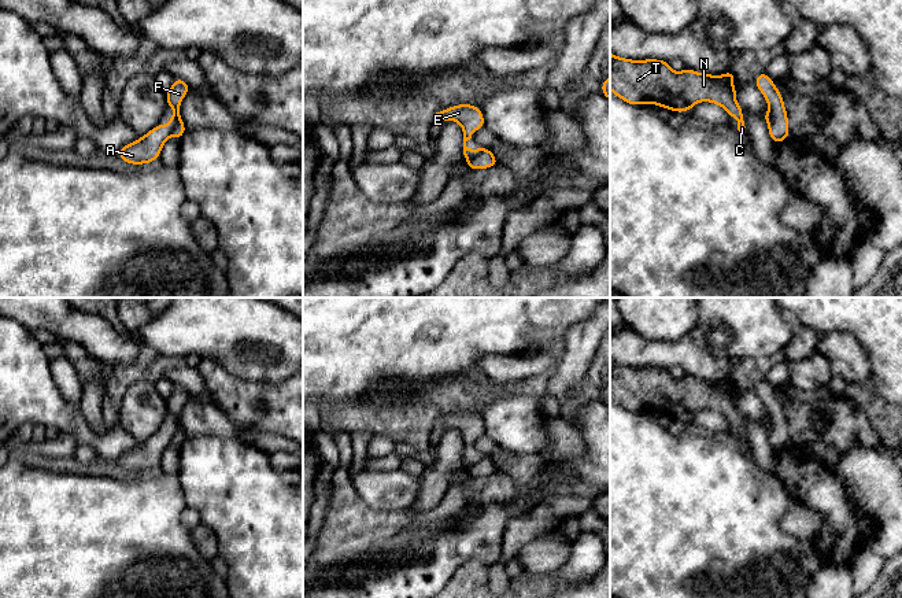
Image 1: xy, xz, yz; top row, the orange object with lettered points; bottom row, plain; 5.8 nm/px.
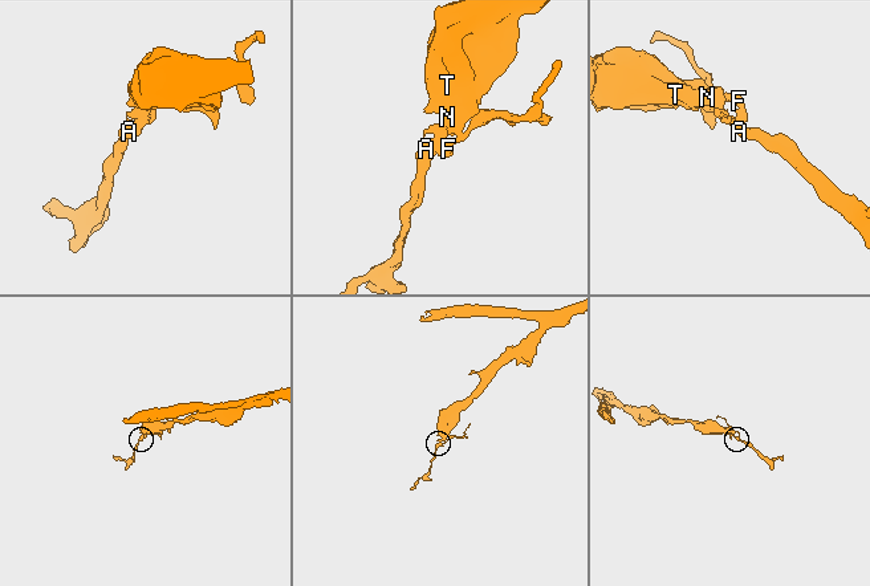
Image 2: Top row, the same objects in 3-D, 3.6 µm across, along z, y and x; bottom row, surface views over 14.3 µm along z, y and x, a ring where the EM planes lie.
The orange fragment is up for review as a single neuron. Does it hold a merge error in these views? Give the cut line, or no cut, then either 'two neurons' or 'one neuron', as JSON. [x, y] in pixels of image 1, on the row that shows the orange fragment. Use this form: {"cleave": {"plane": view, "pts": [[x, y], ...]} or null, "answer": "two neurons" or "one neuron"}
{"cleave": {"plane": "xy", "pts": [[176, 120], [170, 135]]}, "answer": "two neurons"}

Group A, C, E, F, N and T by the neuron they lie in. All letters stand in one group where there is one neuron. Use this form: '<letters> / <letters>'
A C E N T / F

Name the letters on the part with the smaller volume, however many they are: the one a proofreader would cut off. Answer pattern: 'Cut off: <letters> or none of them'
Cut off: F

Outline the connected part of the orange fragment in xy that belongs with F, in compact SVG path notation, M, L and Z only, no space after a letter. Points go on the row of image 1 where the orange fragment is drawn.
M174 78L171 88L166 92L167 106L173 108L177 117L175 125L171 132L171 136L175 139L181 139L186 132L180 112L180 104L189 89L191 88L185 81L182 81L181 78Z

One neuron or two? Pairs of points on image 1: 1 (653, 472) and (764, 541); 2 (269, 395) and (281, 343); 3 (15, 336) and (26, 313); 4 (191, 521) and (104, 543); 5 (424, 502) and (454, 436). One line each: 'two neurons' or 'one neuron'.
1: one neuron
2: two neurons
3: two neurons
4: two neurons
5: one neuron

